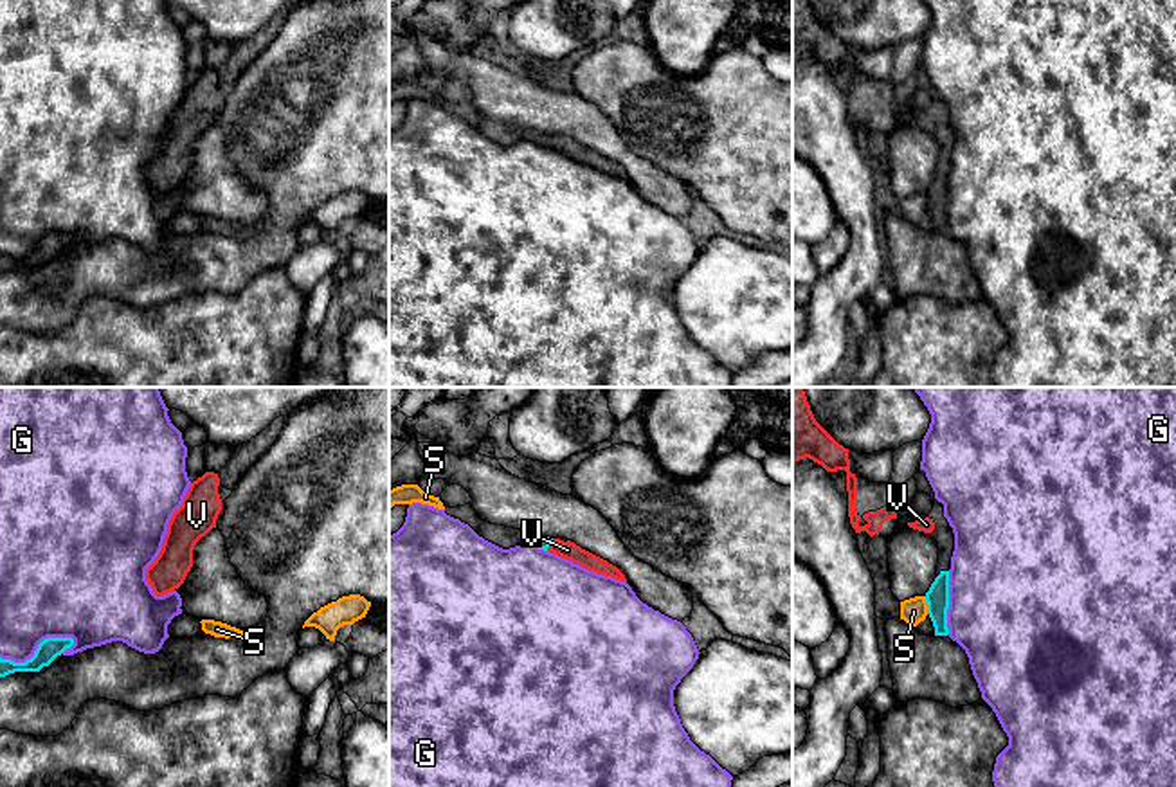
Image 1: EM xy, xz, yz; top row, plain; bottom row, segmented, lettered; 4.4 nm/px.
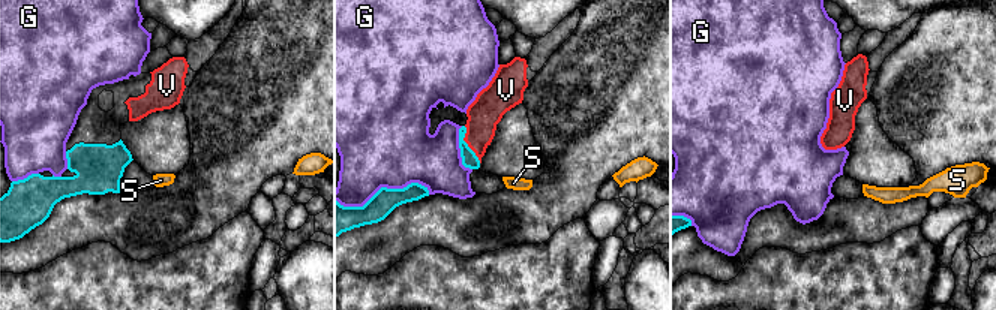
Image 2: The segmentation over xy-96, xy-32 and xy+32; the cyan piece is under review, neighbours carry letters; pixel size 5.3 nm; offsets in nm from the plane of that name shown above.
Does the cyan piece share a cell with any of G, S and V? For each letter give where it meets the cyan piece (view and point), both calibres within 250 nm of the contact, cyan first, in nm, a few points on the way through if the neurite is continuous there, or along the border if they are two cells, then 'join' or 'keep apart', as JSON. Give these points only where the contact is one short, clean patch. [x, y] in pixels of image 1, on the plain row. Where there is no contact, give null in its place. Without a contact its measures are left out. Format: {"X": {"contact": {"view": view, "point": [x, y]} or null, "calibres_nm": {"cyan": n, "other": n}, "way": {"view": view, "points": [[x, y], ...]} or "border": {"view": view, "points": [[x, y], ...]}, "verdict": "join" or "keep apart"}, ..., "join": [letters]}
{"G": {"contact": {"view": "xy", "point": [36, 245]}, "calibres_nm": {"cyan": 100, "other": 380}, "verdict": "keep apart"}, "S": {"contact": {"view": "yz", "point": [928, 202]}, "calibres_nm": {"cyan": 100, "other": 120}, "border": {"view": "yz", "points": [[924, 193], [928, 209]]}, "verdict": "keep apart"}, "V": {"contact": {"view": "xz", "point": [550, 139]}, "calibres_nm": {"cyan": 60, "other": 80}, "way": {"view": "xz", "points": [[542, 139], [550, 139], [568, 146]]}, "verdict": "join"}, "join": ["V"]}

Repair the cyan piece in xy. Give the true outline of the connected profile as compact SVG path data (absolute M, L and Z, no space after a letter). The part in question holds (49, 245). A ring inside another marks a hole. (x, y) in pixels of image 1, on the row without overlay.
M47 234L38 241L34 252L25 259L14 259L11 256L0 254L0 274L5 274L14 268L40 268L43 263L49 263L58 252L61 252L72 241L72 234Z

